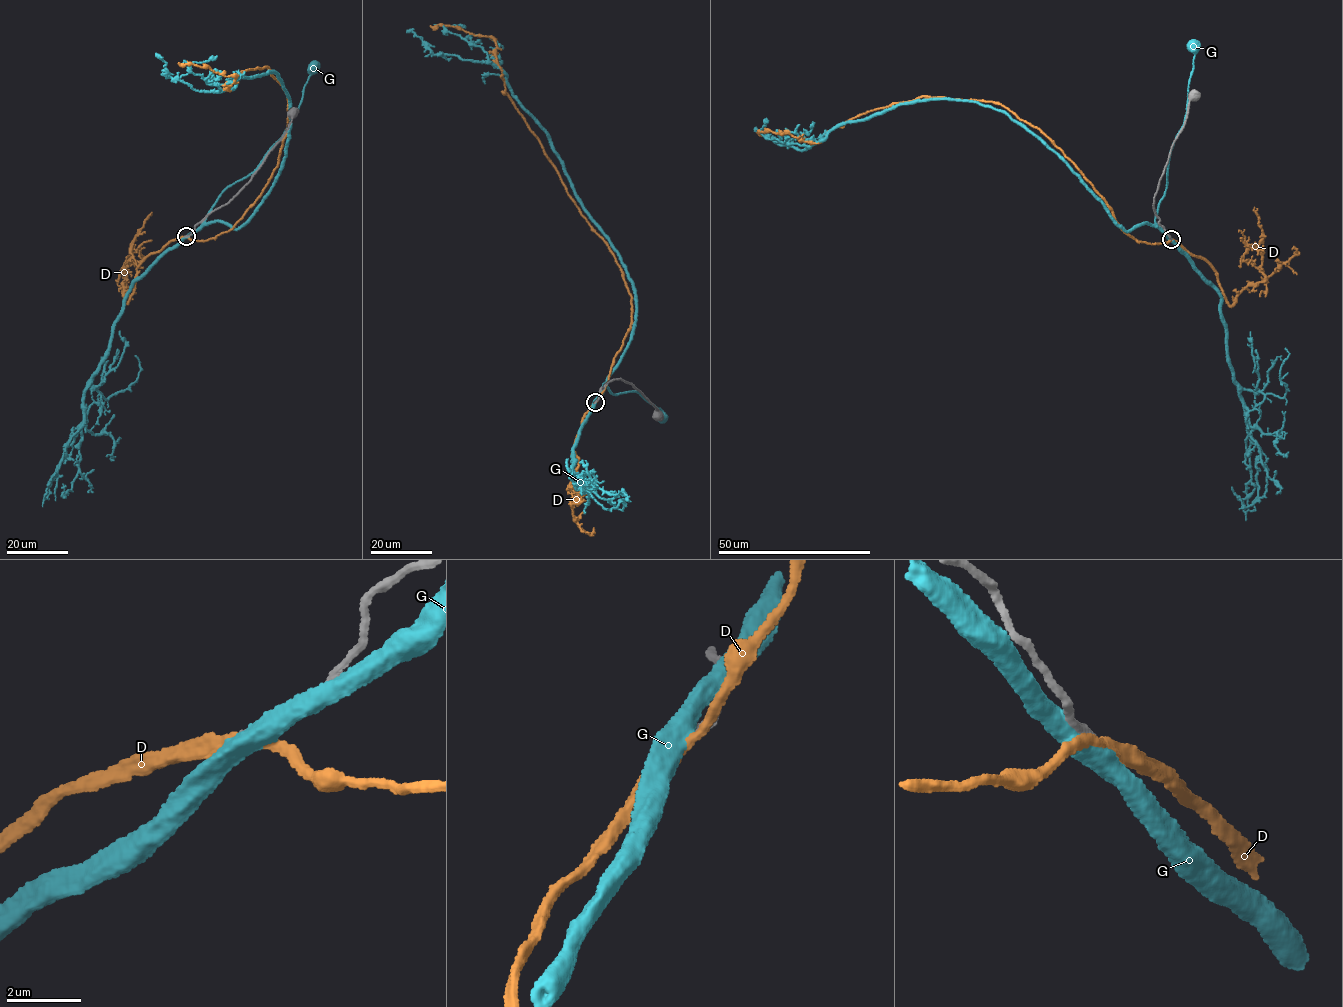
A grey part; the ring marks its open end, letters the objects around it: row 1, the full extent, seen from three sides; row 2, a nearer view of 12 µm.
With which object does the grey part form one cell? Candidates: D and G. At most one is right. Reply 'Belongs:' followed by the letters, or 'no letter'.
Belongs: D

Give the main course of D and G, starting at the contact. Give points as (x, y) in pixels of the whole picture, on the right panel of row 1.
D: (1171, 239), (1151, 244), (1122, 230), (1041, 131), (993, 101), (918, 97), (867, 111), (817, 143), (756, 132)
G: (1170, 238), (1155, 220), (1167, 184), (1171, 146), (1185, 119), (1194, 46)

